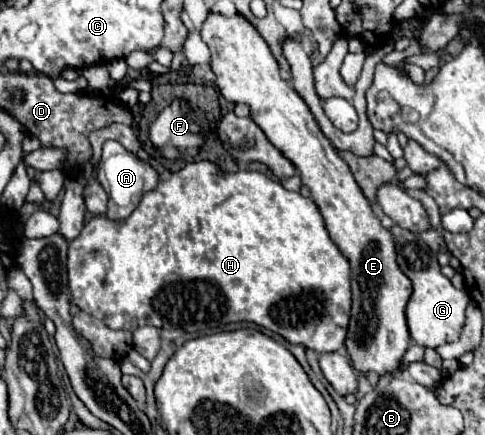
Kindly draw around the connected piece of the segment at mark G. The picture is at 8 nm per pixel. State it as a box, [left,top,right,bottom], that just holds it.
[391,225,469,349]

